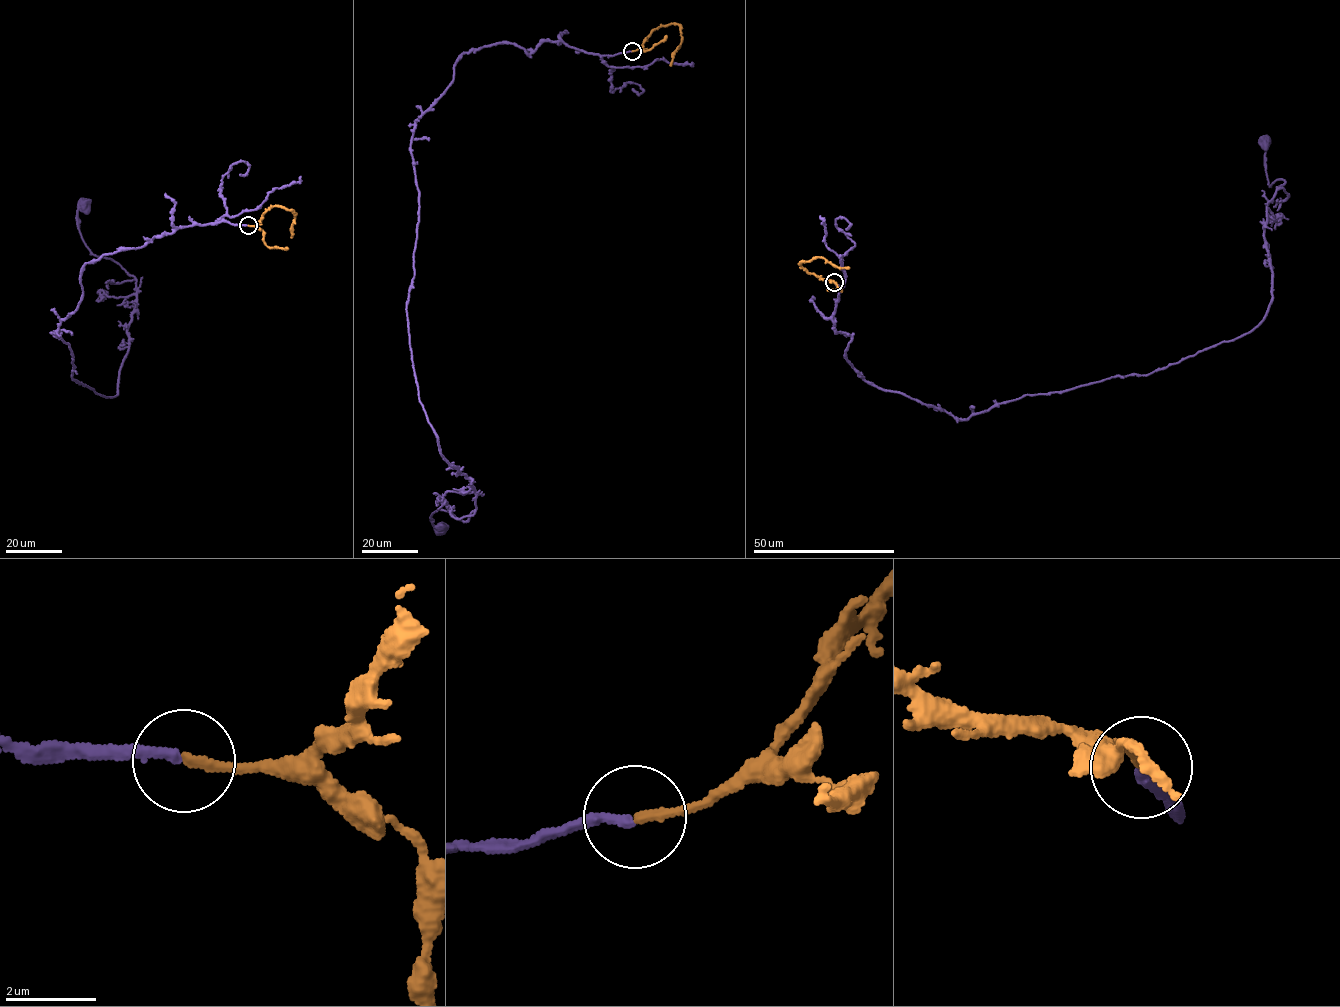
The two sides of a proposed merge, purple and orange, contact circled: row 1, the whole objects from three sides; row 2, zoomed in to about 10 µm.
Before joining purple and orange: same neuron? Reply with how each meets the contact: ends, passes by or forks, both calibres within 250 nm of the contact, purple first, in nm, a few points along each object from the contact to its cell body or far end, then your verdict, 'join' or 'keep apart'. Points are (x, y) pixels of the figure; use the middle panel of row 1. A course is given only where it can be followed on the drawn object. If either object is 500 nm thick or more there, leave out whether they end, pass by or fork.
purple ends there; orange ends there; 240 nm thick on the purple side, 200 nm on the other; purple runs (631, 51), (483, 46), (417, 120), (412, 360), (476, 508), (464, 522), (433, 512), (439, 530); orange runs (632, 51), (638, 49), (658, 27), (677, 24), (682, 40), (670, 66); join

